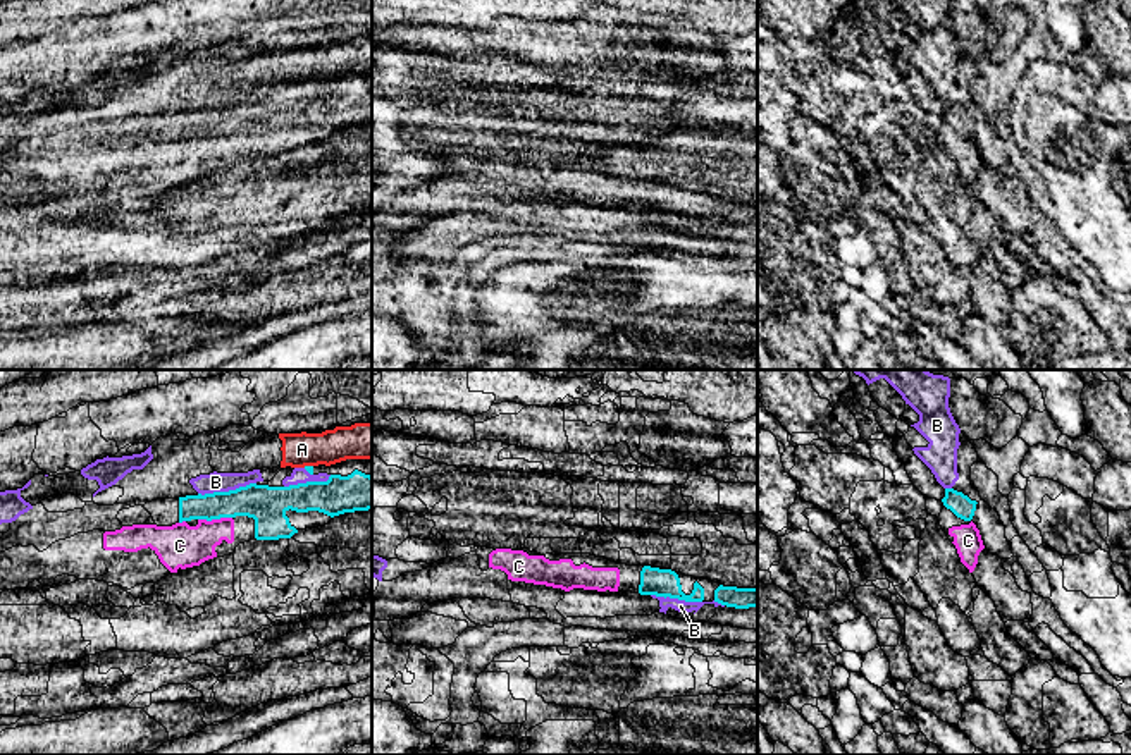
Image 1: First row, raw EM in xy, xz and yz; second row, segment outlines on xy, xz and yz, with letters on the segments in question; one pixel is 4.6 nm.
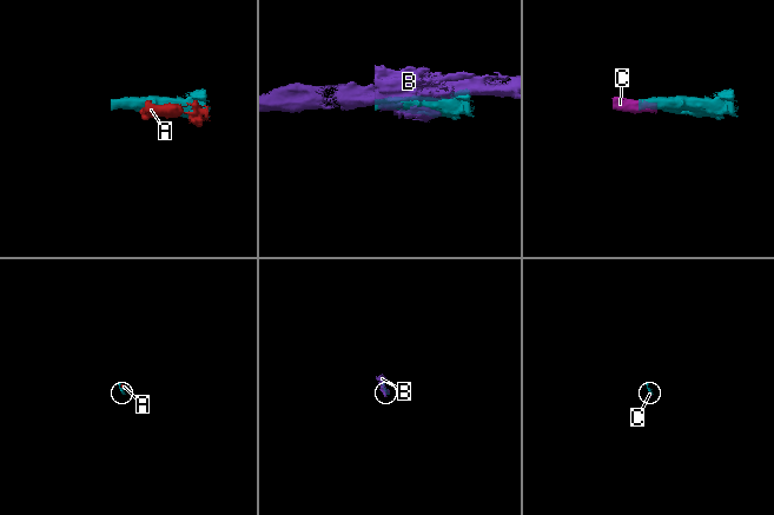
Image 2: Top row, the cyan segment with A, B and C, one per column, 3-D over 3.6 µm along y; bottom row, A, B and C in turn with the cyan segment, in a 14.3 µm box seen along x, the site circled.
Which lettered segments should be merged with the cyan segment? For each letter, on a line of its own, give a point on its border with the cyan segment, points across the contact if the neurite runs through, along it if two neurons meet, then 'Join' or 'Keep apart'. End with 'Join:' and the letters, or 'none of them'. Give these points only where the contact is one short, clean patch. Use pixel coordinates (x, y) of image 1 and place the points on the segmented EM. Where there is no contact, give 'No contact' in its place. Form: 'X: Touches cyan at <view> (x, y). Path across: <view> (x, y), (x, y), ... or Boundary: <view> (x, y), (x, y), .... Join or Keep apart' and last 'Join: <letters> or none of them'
A: Touches cyan at xy (307, 466). Keep apart
B: Touches cyan at xy (226, 492). Keep apart
C: Touches cyan at xy (214, 518). Path across: xy (265, 504), (228, 504), (214, 518), (186, 546), (179, 546). Join
Join: C

